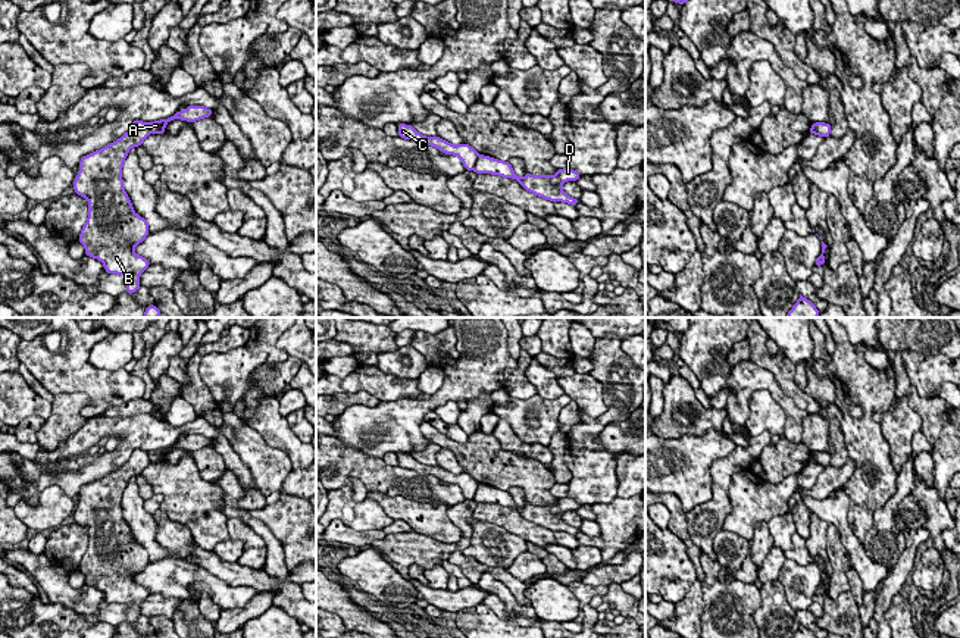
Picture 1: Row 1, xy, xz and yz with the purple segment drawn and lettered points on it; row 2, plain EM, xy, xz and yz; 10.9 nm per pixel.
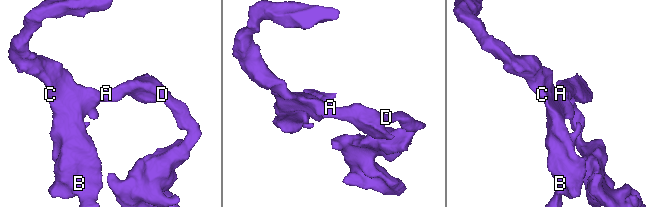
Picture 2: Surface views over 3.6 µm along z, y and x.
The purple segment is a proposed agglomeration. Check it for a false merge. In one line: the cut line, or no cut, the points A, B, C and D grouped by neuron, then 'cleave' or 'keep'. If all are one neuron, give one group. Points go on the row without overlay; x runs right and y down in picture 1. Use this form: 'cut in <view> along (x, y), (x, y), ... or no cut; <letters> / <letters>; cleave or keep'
cut in xz along (480, 484), (472, 499); A D / B C; cleave

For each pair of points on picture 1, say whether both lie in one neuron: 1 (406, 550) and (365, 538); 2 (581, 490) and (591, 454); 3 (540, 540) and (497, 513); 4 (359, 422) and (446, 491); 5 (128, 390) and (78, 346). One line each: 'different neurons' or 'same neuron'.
1: different neurons
2: same neuron
3: same neuron
4: different neurons
5: same neuron

